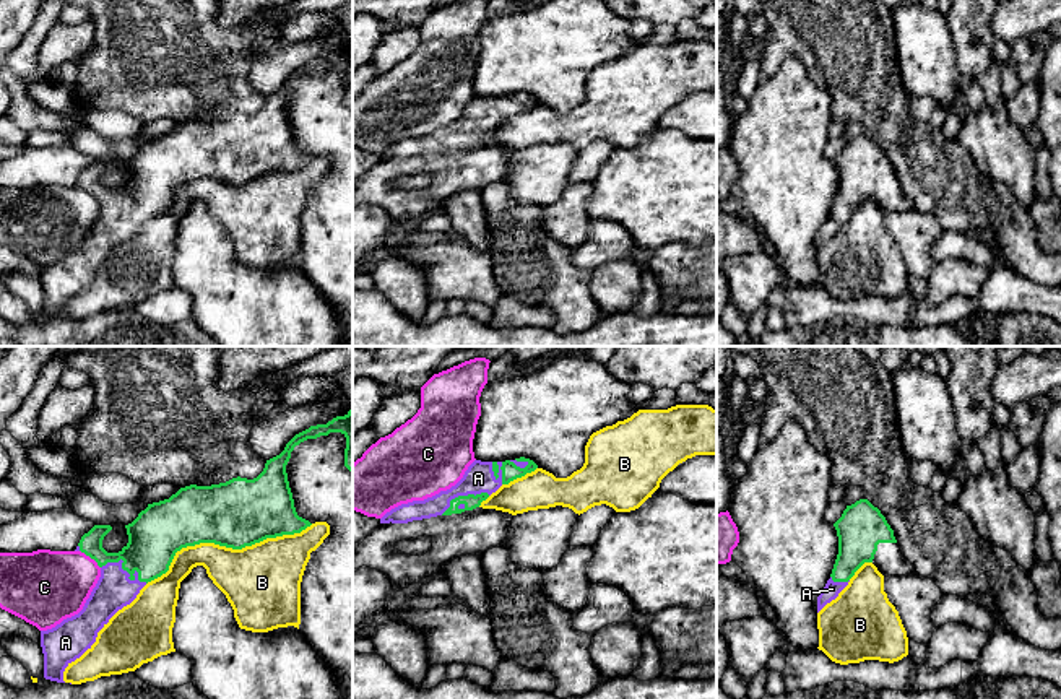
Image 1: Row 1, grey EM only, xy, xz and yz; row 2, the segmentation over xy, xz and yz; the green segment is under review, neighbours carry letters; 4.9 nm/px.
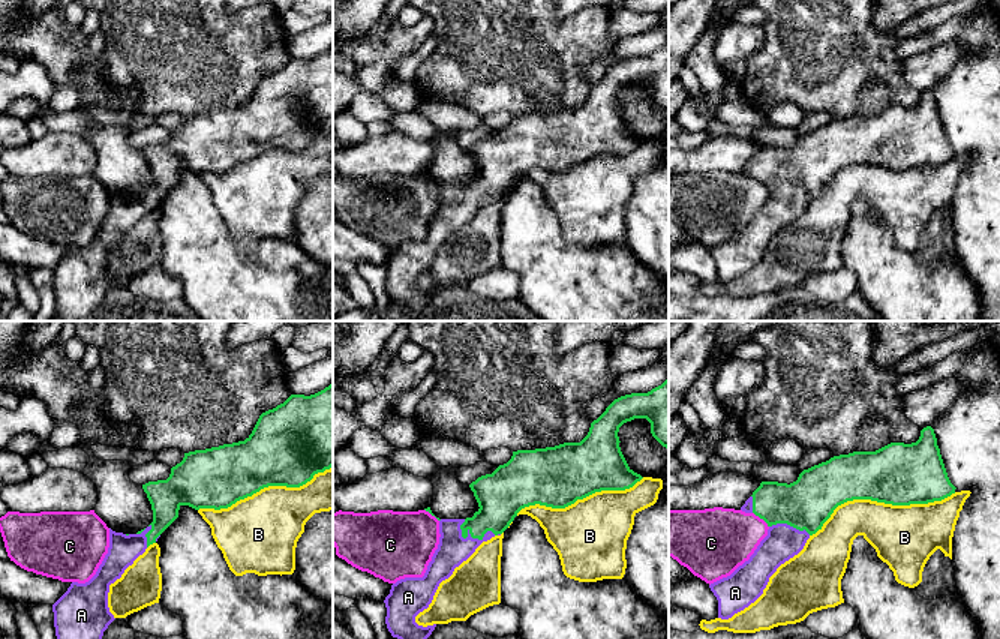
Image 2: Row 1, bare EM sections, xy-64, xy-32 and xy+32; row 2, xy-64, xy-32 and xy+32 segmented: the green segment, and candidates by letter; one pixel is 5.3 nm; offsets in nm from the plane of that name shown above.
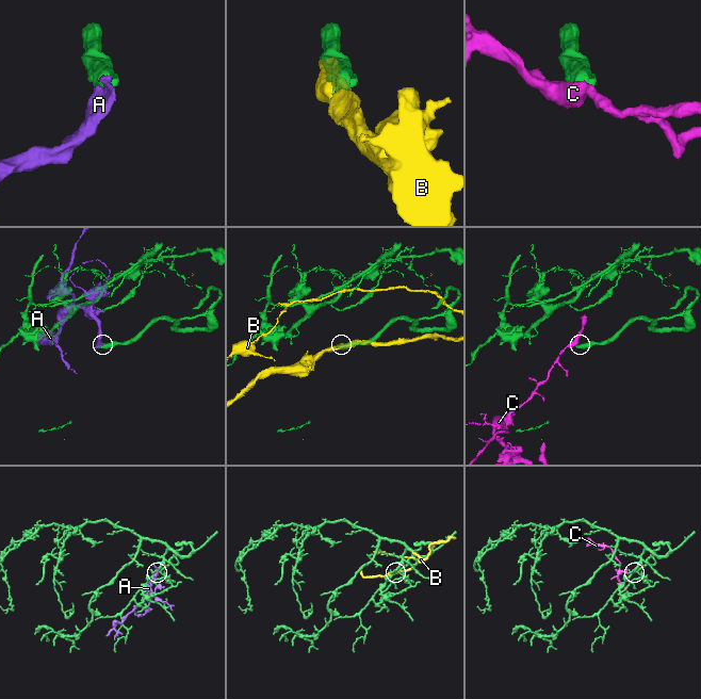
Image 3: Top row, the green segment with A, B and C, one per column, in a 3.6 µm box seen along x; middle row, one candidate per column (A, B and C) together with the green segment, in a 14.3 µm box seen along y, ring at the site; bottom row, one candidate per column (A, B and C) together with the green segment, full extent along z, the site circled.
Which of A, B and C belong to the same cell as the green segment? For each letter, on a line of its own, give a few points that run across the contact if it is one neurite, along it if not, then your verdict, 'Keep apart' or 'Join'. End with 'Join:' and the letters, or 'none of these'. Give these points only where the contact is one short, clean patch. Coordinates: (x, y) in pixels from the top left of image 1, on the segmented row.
A: Join
B: Keep apart
C: Line: xy (80, 550), (99, 568). Keep apart
Join: A

